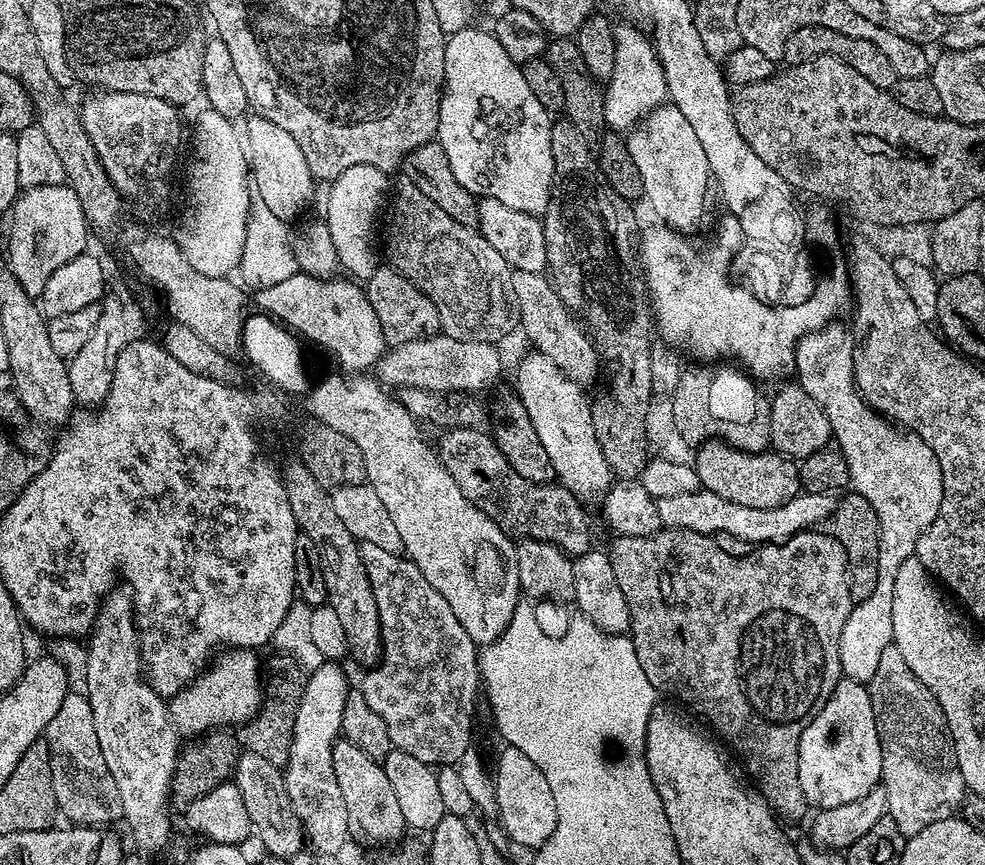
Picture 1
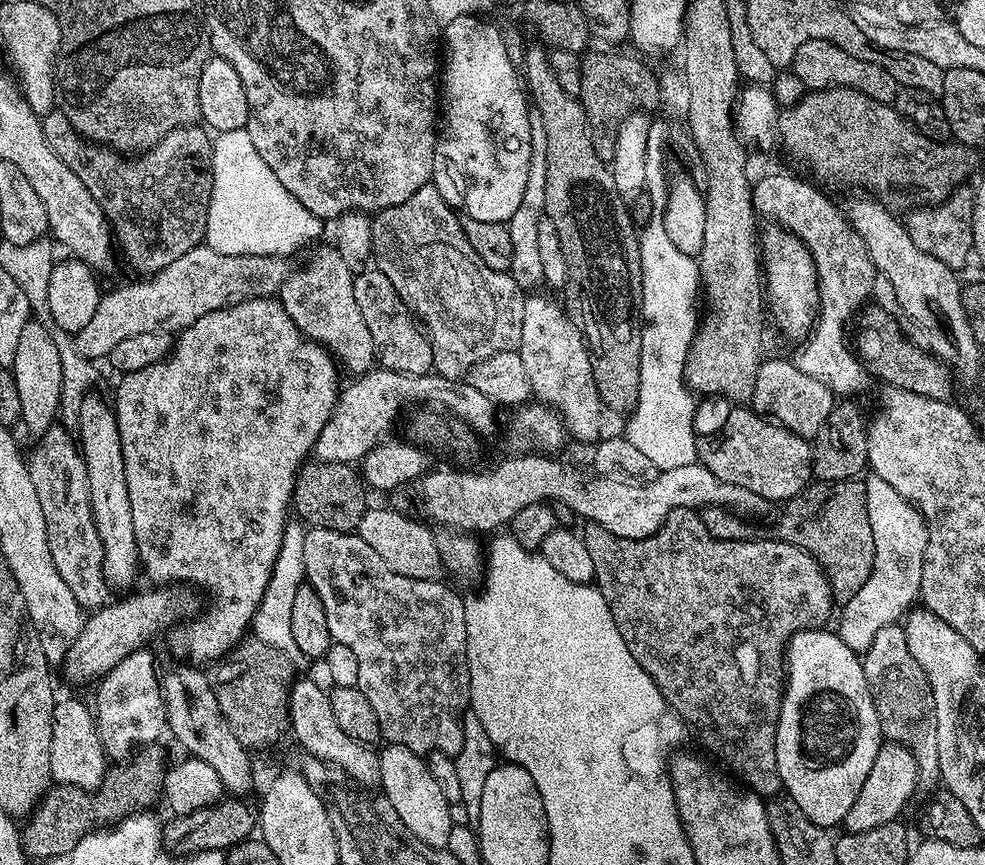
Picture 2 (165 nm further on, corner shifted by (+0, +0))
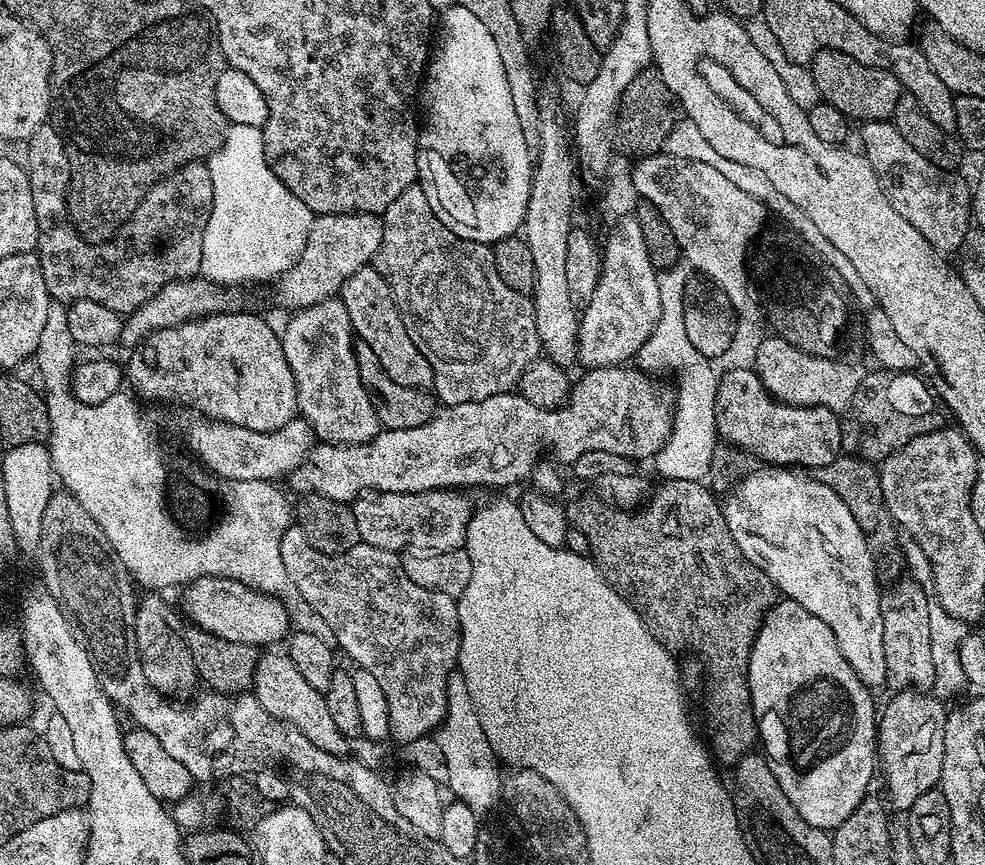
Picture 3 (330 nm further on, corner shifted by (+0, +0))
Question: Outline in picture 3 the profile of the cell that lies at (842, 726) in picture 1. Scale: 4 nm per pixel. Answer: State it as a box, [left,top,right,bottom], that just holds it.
[748,598,878,830]

